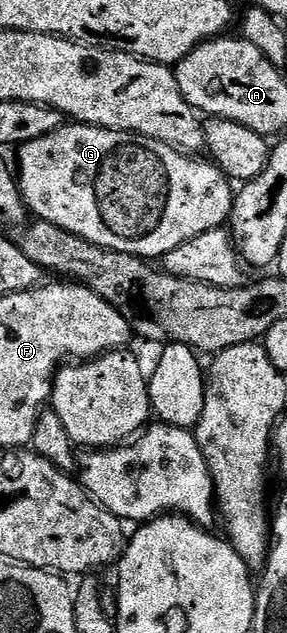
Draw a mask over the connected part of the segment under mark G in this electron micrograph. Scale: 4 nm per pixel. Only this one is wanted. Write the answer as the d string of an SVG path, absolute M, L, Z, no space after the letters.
M64 124L48 134L41 135L35 140L24 142L18 147L19 170L17 166L17 185L19 193L23 195L23 203L27 205L28 211L38 221L57 224L57 228L65 228L65 232L73 232L81 236L86 242L95 246L117 253L135 254L146 260L162 259L164 254L173 252L185 240L193 240L193 236L199 236L201 232L216 230L222 227L231 217L231 204L233 201L233 186L226 174L215 165L214 162L203 156L188 156L177 146L170 146L161 140L155 140L149 136L134 134L128 130L110 130L100 126L84 126L82 124Z

